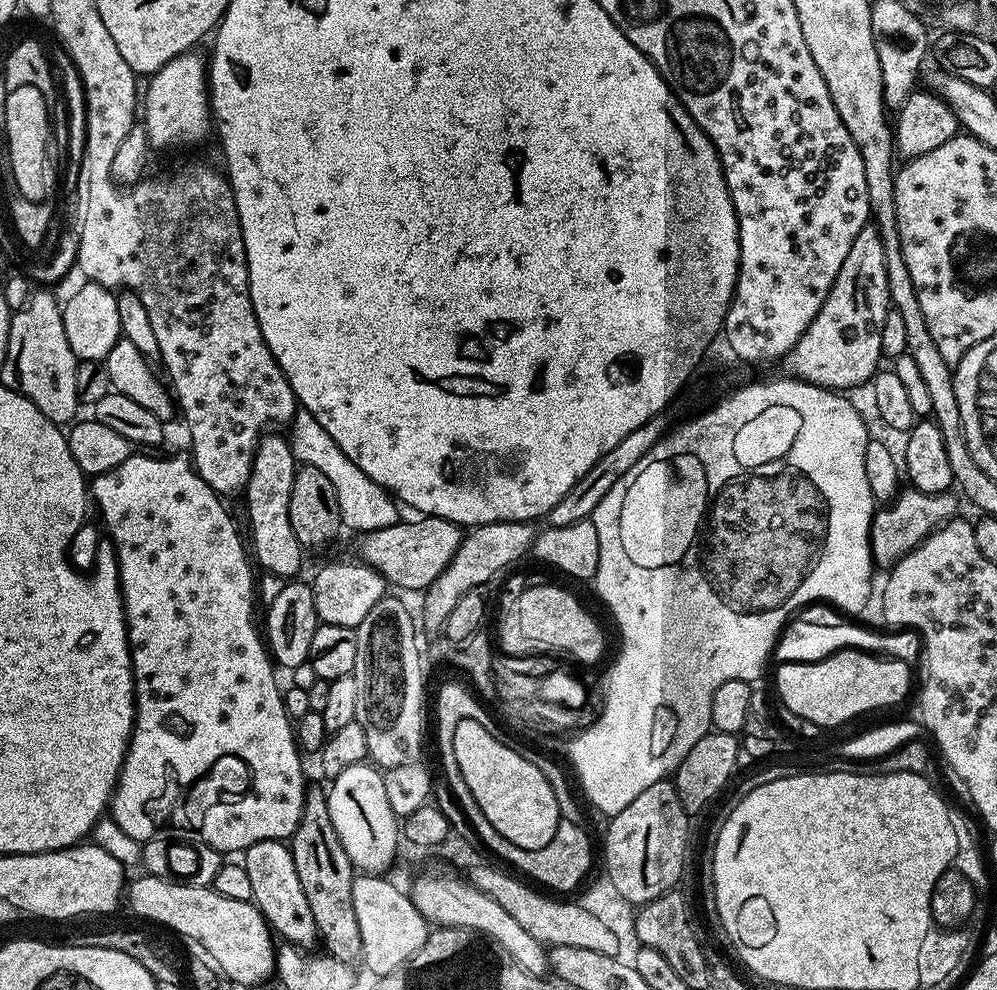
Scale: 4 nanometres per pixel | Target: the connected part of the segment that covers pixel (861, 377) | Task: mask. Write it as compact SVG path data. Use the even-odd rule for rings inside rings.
M867 224L859 232L854 245L850 246L814 322L806 328L802 338L798 338L796 345L784 355L783 375L839 392L848 392L850 388L867 385L876 375L880 366L878 364L882 361L882 328L891 308L885 247L882 246L880 232L875 225Z

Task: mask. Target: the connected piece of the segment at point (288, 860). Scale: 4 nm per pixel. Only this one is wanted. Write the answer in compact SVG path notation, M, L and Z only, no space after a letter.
M282 840L258 842L242 853L242 863L250 877L251 903L263 914L273 933L296 948L315 949L318 926L314 926L314 914L306 902L306 894L302 894L302 882L298 882L298 870L294 870L291 847Z

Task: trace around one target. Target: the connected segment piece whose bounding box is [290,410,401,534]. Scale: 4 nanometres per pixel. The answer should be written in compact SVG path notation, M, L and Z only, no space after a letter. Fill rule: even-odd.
M303 410L297 411L290 423L292 436L290 443L292 453L295 454L297 461L313 464L326 478L330 478L330 483L334 486L334 494L338 494L338 510L340 511L340 523L345 529L353 528L357 534L382 530L386 526L397 523L401 519L401 509L397 501L393 499L387 488L374 482L326 434L326 430L319 424L314 417Z

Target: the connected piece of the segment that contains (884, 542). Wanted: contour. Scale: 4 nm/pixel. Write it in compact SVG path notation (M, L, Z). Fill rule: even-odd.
M908 486L896 499L885 503L884 508L872 517L872 559L877 565L891 566L901 560L910 550L914 550L931 532L941 524L948 523L957 515L956 500L951 491L942 494L926 494L917 488Z

